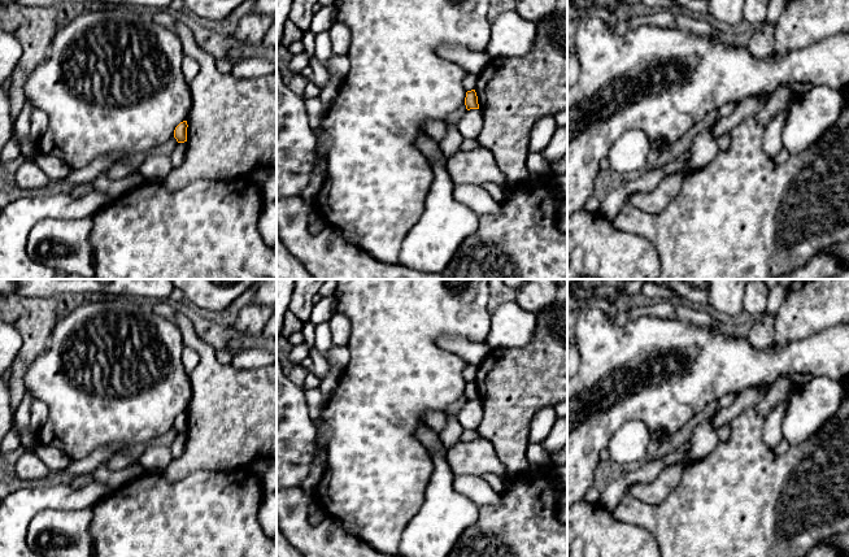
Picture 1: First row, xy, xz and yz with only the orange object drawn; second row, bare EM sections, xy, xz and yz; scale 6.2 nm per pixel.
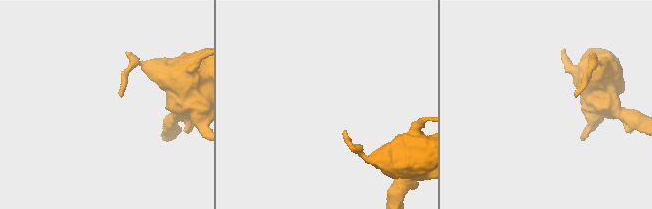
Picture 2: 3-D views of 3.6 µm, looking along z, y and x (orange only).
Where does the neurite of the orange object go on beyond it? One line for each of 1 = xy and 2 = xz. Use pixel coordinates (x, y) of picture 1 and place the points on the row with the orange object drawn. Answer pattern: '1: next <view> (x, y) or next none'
1: next none
2: next none

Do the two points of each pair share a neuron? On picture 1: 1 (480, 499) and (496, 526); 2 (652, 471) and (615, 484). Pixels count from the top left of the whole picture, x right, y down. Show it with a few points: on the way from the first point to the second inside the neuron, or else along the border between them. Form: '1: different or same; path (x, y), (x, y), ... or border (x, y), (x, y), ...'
1: different; border (500, 492), (497, 503), (486, 504), (479, 508)
2: same; path (643, 473), (632, 474), (625, 481)

